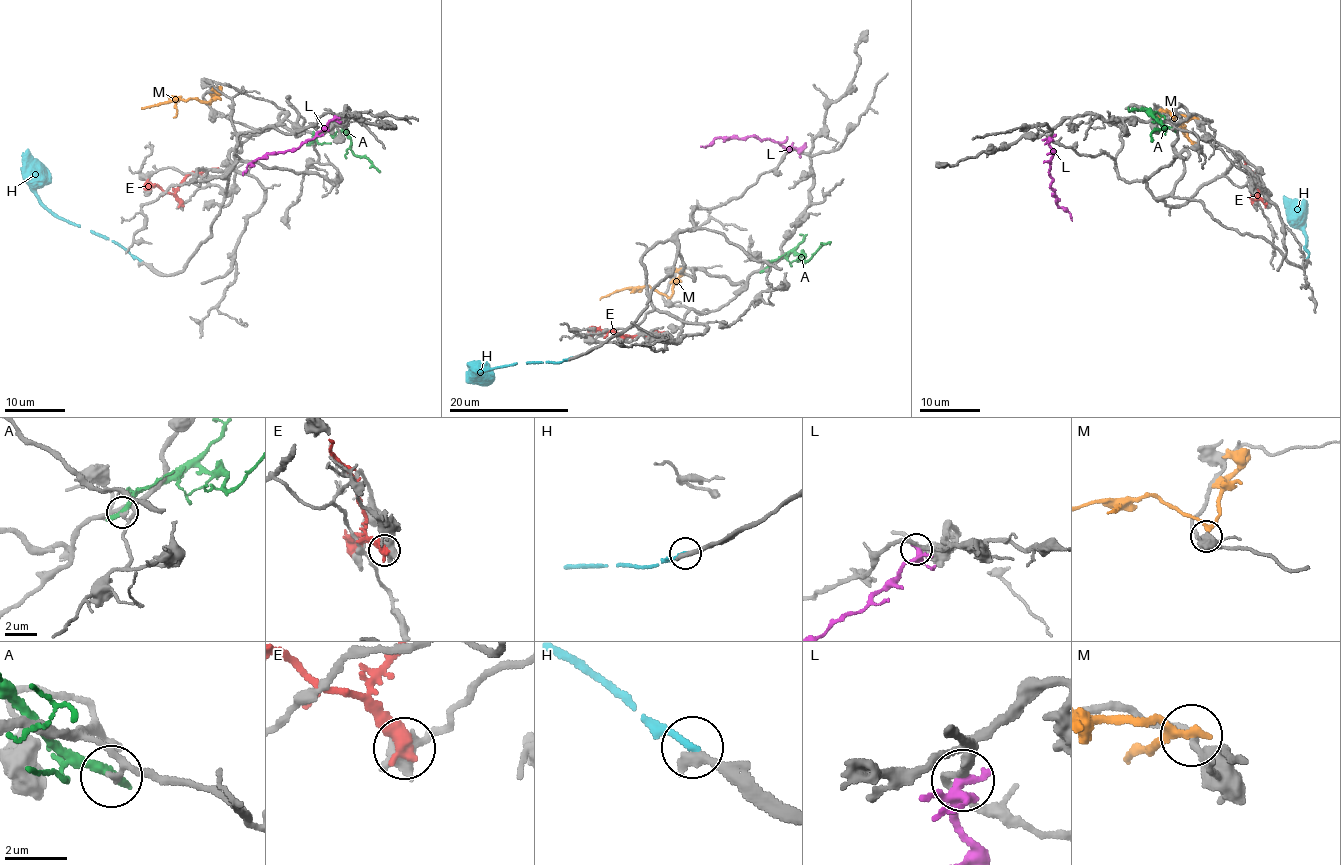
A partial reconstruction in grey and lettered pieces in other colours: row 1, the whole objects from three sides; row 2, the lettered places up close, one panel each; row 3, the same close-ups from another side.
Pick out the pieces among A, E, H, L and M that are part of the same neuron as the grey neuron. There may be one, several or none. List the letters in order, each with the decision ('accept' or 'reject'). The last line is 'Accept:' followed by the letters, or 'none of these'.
A: reject
E: reject
H: reject
L: reject
M: reject
Accept: none of these

